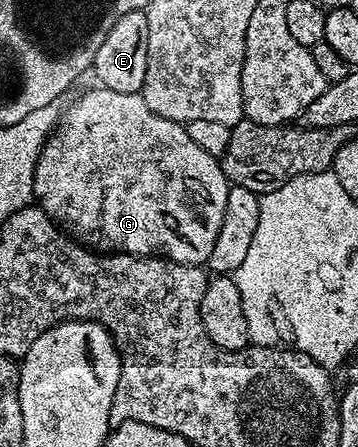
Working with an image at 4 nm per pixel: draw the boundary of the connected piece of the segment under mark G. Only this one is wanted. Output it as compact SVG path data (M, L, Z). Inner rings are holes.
M99 85L93 88L93 91L86 92L69 111L67 108L63 112L59 127L46 141L34 171L32 193L35 202L77 243L82 243L85 247L95 249L97 252L113 251L126 255L150 255L195 267L207 264L210 253L214 253L214 241L218 241L218 229L222 229L222 217L226 213L226 183L223 178L218 177L217 164L208 161L204 167L204 162L206 162L204 151L190 138L187 126L154 113L150 105L146 105L143 94L114 93L114 89L106 89Z

